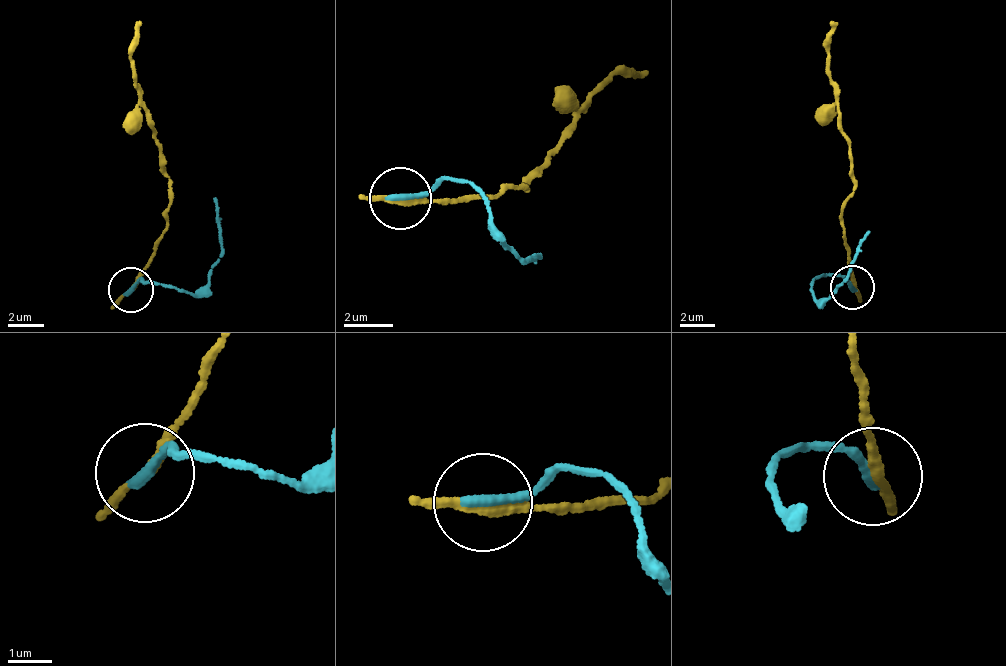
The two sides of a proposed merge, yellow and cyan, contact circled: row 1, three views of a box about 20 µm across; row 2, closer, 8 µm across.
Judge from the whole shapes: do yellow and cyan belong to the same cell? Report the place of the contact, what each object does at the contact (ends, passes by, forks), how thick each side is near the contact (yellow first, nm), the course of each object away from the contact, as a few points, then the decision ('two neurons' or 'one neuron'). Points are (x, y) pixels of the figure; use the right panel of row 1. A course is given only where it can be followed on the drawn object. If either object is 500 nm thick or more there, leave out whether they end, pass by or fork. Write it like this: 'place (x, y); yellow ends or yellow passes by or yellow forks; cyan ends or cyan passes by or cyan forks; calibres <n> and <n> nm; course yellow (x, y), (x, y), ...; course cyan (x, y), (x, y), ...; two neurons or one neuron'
place (852, 287); yellow passes by; cyan ends; calibres 200 and 280 nm; course yellow (855, 286), (841, 212), (853, 191), (851, 137), (827, 68), (827, 30), (832, 21); course cyan (852, 285), (826, 273), (809, 282), (816, 298), (826, 299), (844, 279), (857, 245), (871, 230); two neurons

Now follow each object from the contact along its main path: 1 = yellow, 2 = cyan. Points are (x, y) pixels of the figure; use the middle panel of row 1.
1: (400, 201), (493, 196), (525, 187), (556, 152), (603, 83), (634, 67), (650, 75)
2: (400, 196), (444, 178), (480, 186), (489, 217), (503, 241), (523, 259), (541, 254), (536, 257)

